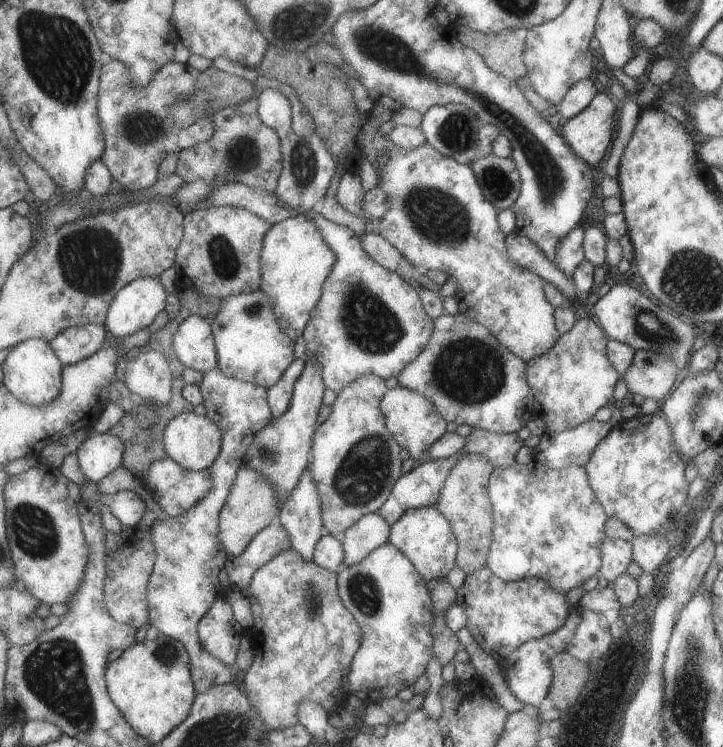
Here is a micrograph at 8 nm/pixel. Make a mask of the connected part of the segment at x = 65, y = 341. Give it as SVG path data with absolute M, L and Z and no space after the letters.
M105 325L71 326L50 341L64 365L73 365L100 352L111 342Z

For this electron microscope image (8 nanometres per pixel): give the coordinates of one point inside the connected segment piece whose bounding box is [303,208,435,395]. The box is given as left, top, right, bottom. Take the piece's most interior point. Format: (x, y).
(370, 320)

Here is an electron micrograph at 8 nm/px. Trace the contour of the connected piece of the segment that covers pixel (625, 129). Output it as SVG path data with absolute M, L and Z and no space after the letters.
M628 100L621 109L619 131L616 139L612 141L611 151L604 165L606 175L609 177L616 178L617 176L620 156L636 126L639 110L634 100Z

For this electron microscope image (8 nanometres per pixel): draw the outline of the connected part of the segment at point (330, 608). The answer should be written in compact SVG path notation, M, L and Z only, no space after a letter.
M292 548L281 552L281 554L275 556L271 562L267 562L265 566L259 568L259 570L255 572L251 586L249 586L249 590L246 591L245 595L251 603L254 623L250 633L252 634L253 649L255 651L257 650L257 652L252 665L245 674L243 688L244 691L247 692L251 704L259 710L263 722L265 722L269 728L273 728L273 730L285 730L300 724L299 714L297 714L297 712L299 712L299 704L301 704L303 700L313 700L313 702L321 704L321 706L330 713L344 713L346 708L354 700L351 695L351 689L349 688L349 674L351 673L351 664L354 662L354 657L361 649L363 632L358 620L355 619L355 616L347 609L347 606L343 604L343 600L341 596L339 596L338 574L326 570L323 566L319 566L317 562L305 560L297 550Z

